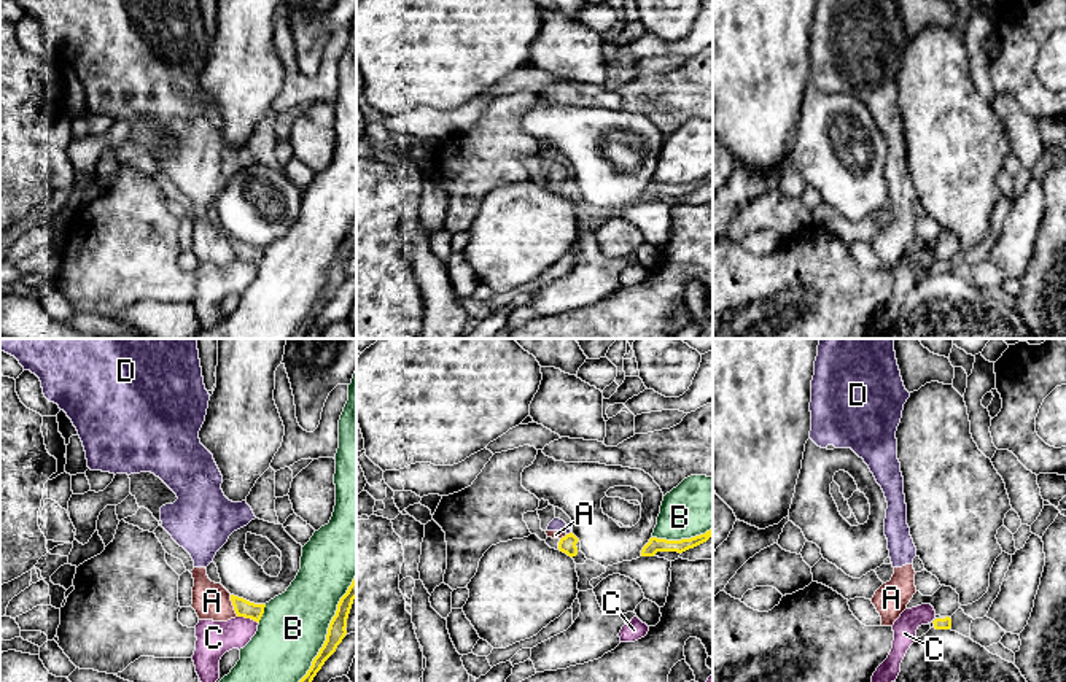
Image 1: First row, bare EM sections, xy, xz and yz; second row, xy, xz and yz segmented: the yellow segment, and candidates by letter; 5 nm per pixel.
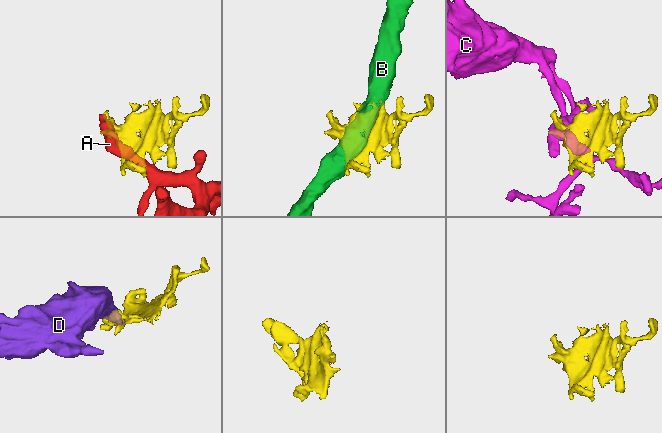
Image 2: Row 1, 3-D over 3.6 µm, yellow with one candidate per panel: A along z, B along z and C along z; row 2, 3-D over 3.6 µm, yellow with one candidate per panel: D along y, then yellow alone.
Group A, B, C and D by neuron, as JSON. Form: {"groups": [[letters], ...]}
{"groups": [["A", "D"], ["B"], ["C"]]}

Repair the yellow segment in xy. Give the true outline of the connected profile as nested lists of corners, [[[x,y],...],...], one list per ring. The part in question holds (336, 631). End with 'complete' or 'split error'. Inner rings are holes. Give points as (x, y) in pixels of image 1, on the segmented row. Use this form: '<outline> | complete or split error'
[[[356,575],[352,585],[348,587],[347,593],[340,598],[337,604],[337,610],[329,623],[323,647],[320,649],[318,655],[313,658],[312,666],[307,671],[307,674],[299,682],[312,682],[317,672],[325,665],[325,661],[336,652],[337,645],[345,637],[347,618],[348,618],[355,598],[356,598]]] | complete

